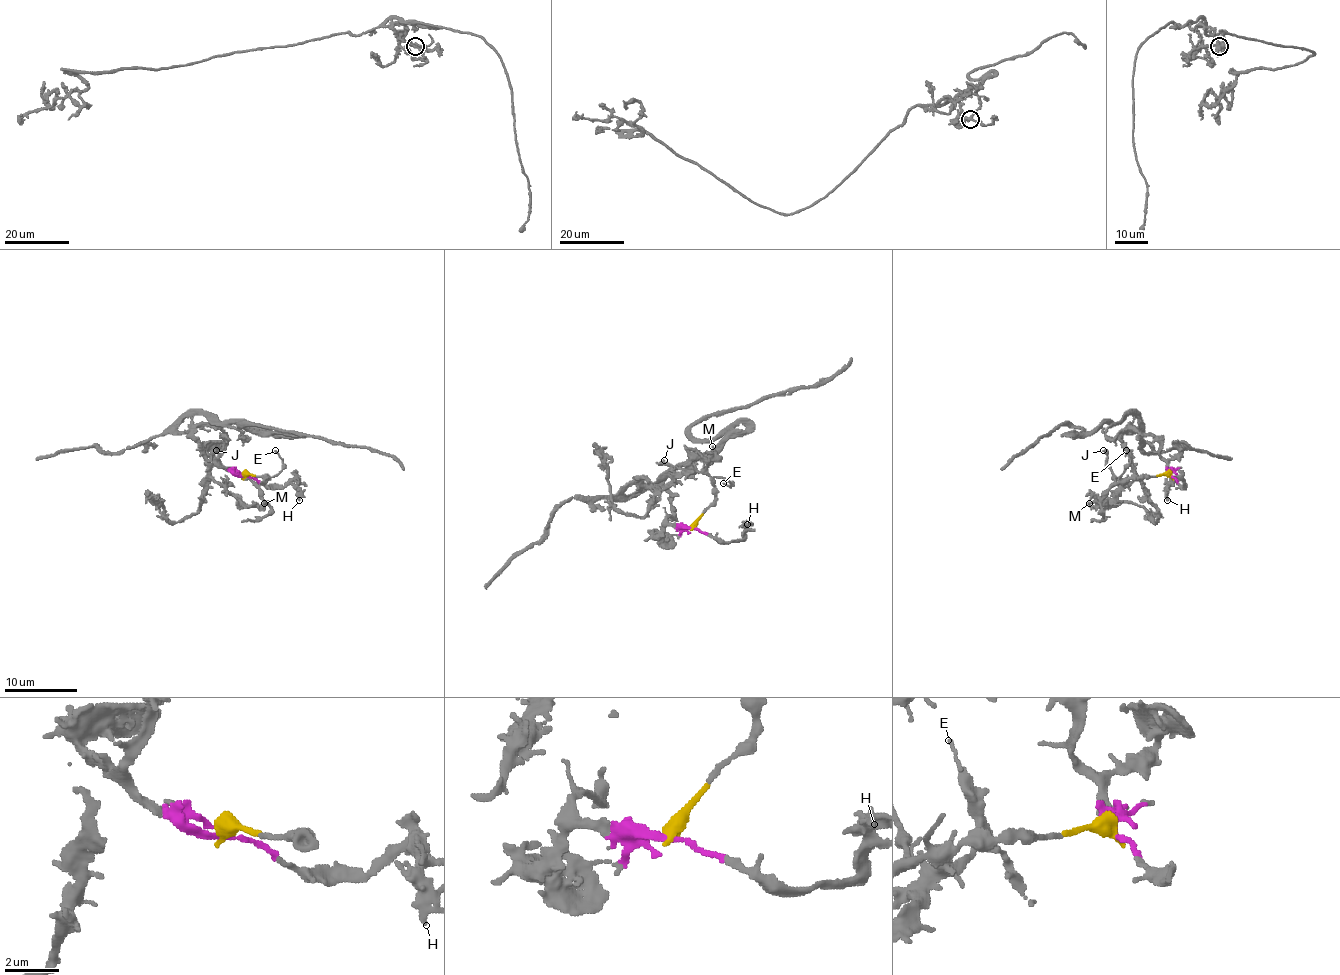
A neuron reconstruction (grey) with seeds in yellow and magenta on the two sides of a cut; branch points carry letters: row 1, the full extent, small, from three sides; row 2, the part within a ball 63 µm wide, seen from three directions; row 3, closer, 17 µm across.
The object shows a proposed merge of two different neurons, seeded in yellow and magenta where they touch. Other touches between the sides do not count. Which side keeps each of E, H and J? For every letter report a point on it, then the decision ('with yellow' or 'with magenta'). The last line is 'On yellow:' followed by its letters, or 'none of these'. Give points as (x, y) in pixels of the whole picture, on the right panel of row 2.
E: (1126, 450) | with yellow
H: (1167, 500) | with magenta
J: (1103, 450) | with yellow
On yellow: E, J

